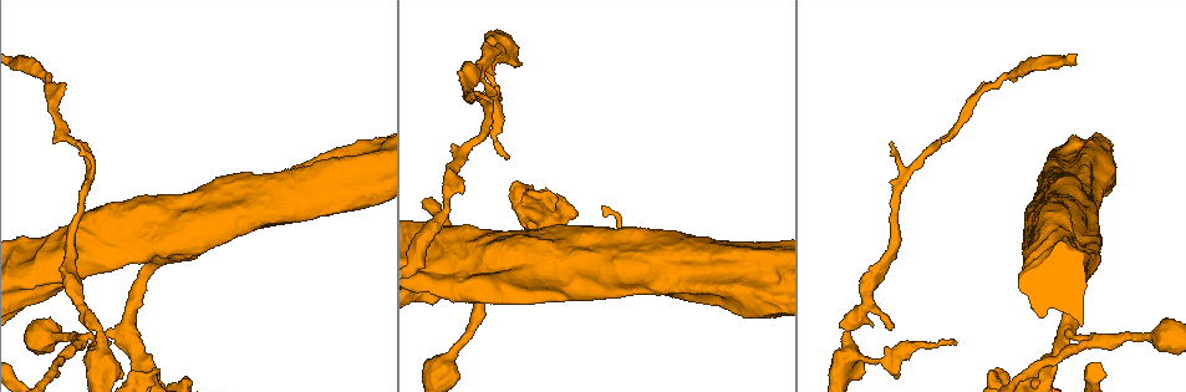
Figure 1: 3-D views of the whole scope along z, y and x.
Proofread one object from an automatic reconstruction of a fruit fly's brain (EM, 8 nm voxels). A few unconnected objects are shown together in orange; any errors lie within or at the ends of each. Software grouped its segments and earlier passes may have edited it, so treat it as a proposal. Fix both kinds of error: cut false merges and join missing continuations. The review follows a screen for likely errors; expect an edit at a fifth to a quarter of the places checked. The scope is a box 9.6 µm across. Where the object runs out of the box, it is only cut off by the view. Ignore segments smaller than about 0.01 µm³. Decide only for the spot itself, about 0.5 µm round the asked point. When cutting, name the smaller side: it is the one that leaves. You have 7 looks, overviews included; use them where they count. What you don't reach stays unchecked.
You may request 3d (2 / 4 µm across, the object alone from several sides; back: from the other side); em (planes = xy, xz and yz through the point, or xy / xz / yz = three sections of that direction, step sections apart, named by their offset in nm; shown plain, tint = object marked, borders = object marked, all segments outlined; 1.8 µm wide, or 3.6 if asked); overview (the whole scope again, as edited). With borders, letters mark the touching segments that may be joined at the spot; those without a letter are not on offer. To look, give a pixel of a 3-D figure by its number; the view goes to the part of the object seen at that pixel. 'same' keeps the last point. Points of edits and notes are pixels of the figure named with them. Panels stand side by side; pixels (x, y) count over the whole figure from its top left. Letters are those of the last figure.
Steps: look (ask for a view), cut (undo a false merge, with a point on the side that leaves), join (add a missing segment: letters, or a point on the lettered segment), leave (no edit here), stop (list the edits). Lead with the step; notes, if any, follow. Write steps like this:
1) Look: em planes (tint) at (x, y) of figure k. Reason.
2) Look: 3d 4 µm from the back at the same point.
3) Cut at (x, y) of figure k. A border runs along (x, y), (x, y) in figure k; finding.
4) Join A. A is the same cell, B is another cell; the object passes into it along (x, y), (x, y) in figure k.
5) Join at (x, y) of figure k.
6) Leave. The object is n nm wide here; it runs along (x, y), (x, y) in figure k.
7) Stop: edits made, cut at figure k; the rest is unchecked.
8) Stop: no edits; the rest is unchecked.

Look: 3d 2 µm at (80, 142) of figure 1. Branch stops here.

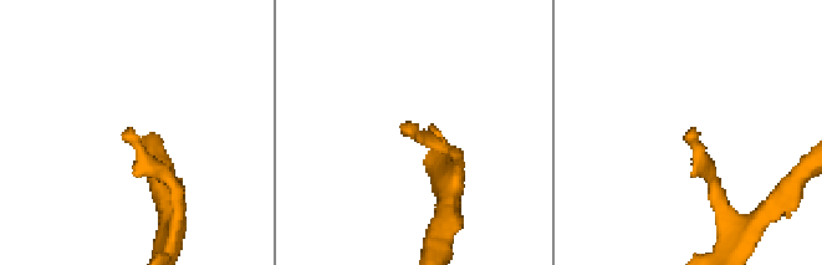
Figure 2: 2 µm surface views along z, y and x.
Look: em xz step 16 (borders) at (131, 128) of figure 2.

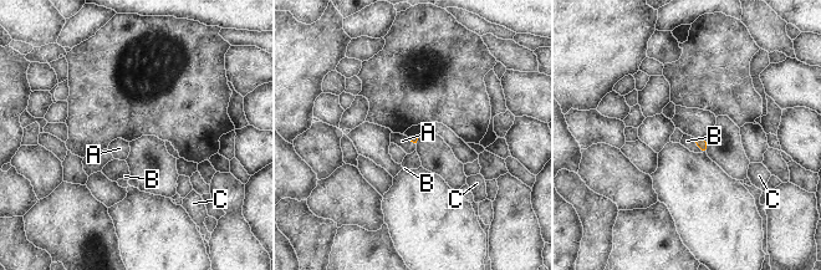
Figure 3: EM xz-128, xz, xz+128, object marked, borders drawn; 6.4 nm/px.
Look: em planes (borders) at the same point. Cut it another way.

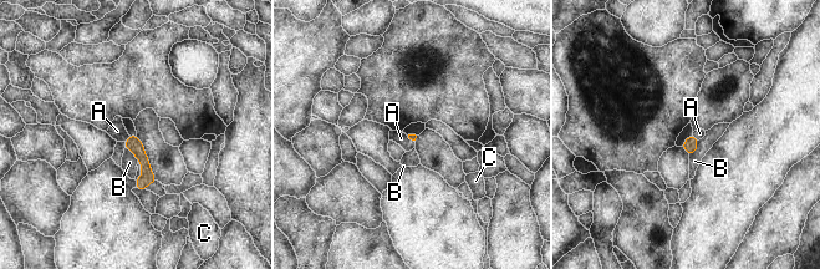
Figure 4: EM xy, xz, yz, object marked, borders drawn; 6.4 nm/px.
Join A. A is the same cell, B and C are other cells; the object passes into it along (132, 143), (126, 140), (117, 131) in figure 4; the neuron continues.

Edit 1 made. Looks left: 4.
Look: overview.

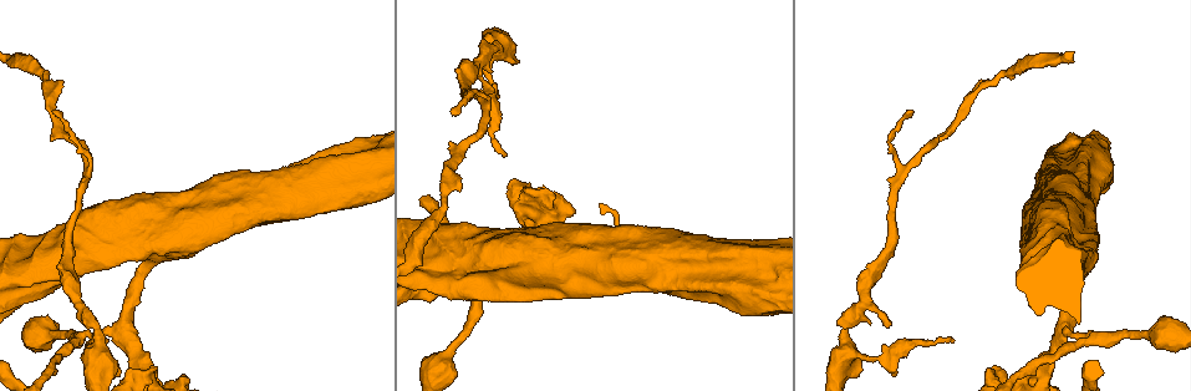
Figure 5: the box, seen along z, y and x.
Look: em planes (borders) at (487, 92) of figure 5. Free end.

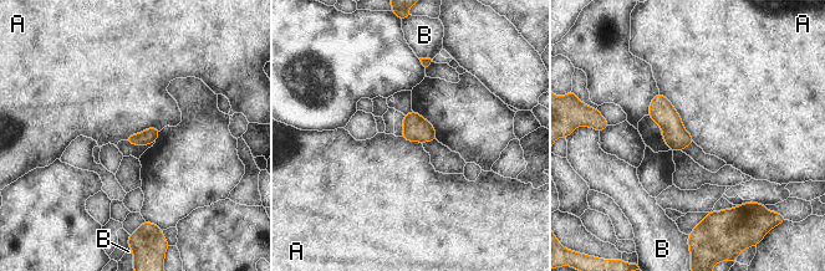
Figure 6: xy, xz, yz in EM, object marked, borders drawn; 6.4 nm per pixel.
Leave. The object is 100 nm wide here; A and B are other cells; a border runs along (660, 92), (694, 142) in figure 6; no lettered segment goes on from it.

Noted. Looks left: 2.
Stop: edits made, join at figure 4; the rest is unchecked.

